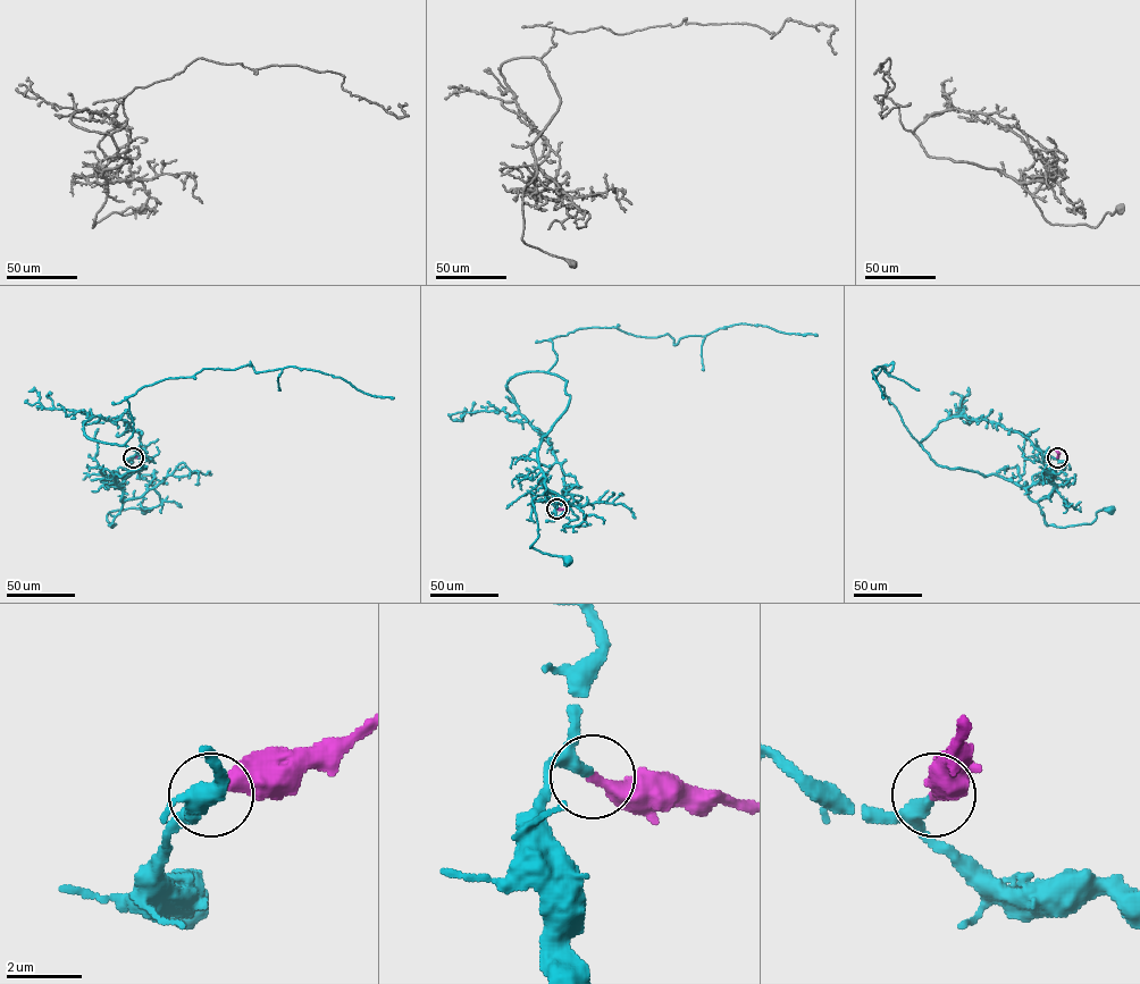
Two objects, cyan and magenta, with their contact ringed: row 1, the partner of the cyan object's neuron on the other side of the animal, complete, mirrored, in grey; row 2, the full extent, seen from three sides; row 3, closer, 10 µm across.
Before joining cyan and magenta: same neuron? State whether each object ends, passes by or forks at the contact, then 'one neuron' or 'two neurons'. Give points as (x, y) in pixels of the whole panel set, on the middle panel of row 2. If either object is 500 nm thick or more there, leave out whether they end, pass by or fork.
cyan passes by | magenta ends | one neuron

